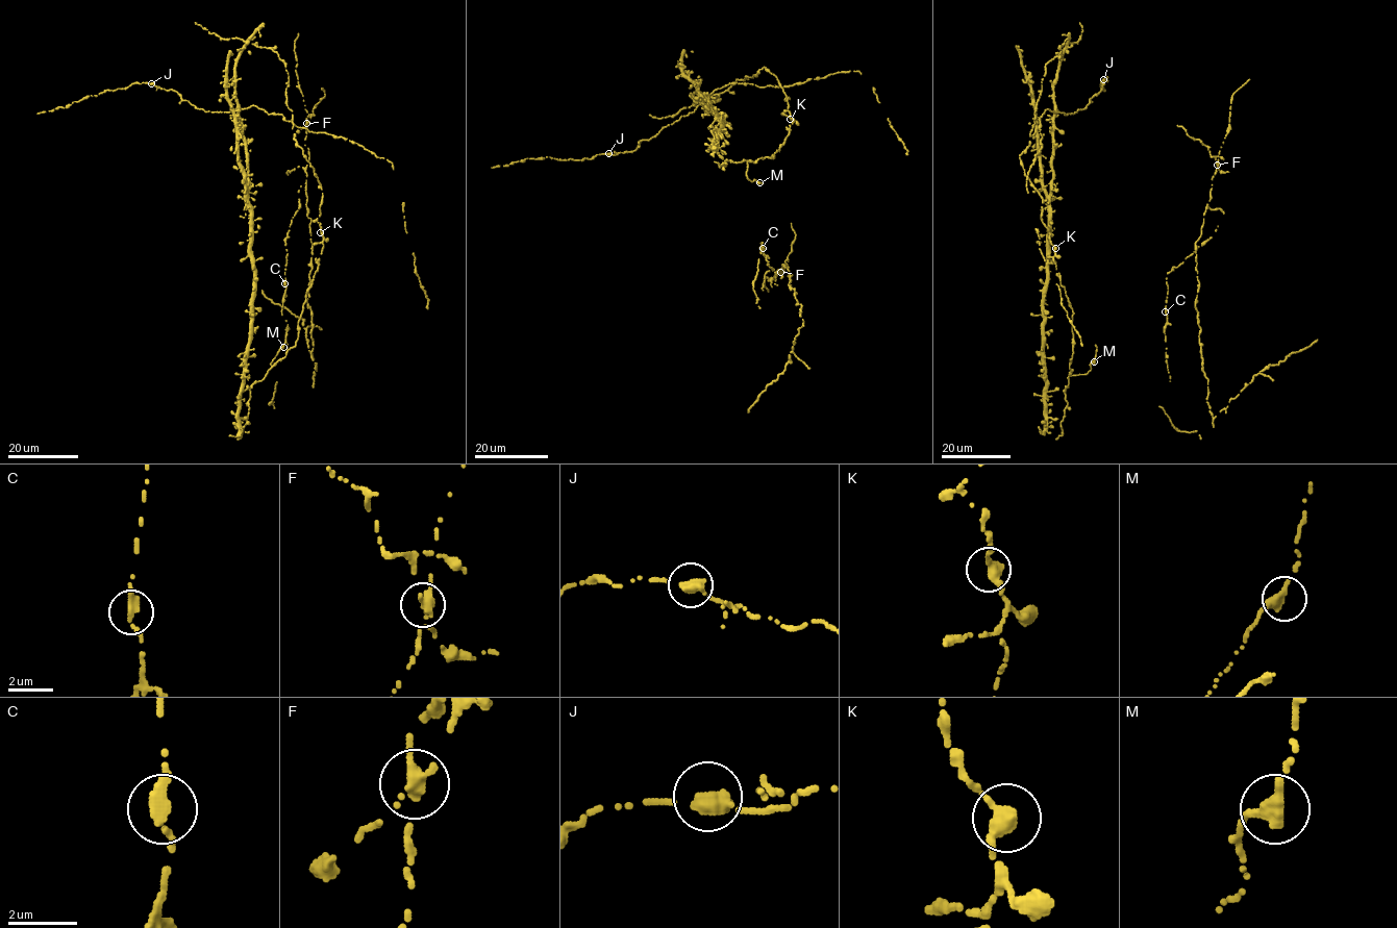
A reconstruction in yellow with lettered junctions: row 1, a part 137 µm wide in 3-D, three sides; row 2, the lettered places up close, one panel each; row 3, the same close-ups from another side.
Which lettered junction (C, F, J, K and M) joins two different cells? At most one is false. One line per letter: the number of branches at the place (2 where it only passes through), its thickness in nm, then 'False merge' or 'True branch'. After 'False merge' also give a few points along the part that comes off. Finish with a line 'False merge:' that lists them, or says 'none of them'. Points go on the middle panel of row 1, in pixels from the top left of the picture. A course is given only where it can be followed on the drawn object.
C: Branches: 2. Thickness 360 nm. True branch
F: Branches: 2. Thickness 360 nm. False merge. Course of the part to remove: (780, 273), (786, 267), (796, 234), (791, 223)
J: Branches: 2. Thickness 360 nm. True branch
K: Branches: 2. Thickness 360 nm. True branch
M: Branches: 2. Thickness 360 nm. True branch
False merge: F

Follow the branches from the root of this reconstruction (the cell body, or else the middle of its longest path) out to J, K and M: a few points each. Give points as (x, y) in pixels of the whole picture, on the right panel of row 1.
J: (1047, 415), (1044, 301), (1050, 232), (1054, 114), (1066, 115), (1084, 108), (1091, 98), (1100, 91), (1103, 79)
K: (1047, 415), (1061, 422), (1064, 419), (1072, 355), (1073, 311), (1056, 273), (1055, 248)
M: (1047, 415), (1063, 420), (1068, 404), (1064, 392), (1068, 386), (1068, 377), (1087, 374), (1094, 361)

